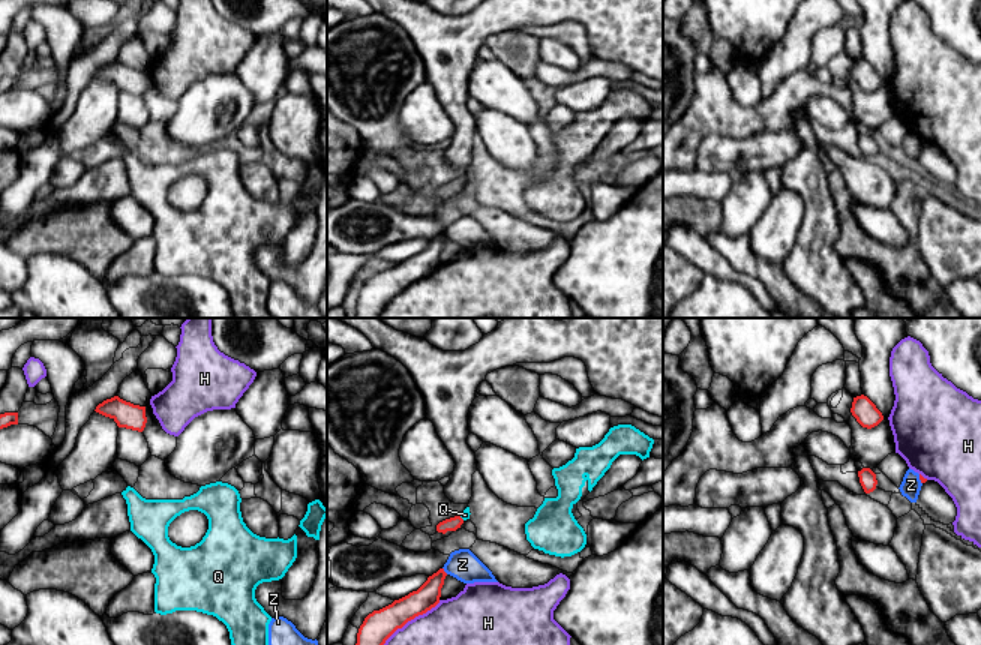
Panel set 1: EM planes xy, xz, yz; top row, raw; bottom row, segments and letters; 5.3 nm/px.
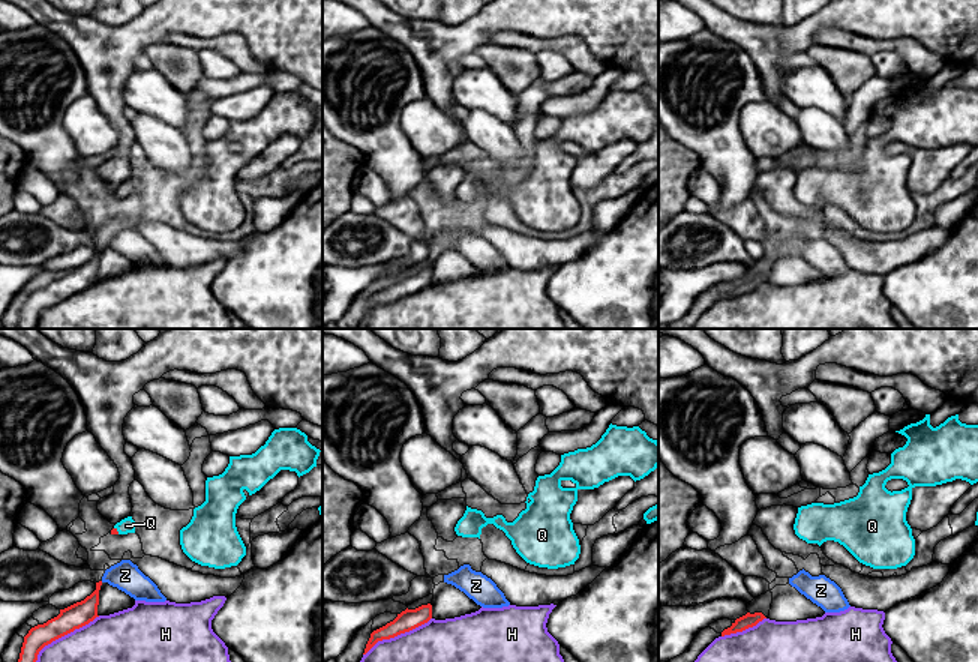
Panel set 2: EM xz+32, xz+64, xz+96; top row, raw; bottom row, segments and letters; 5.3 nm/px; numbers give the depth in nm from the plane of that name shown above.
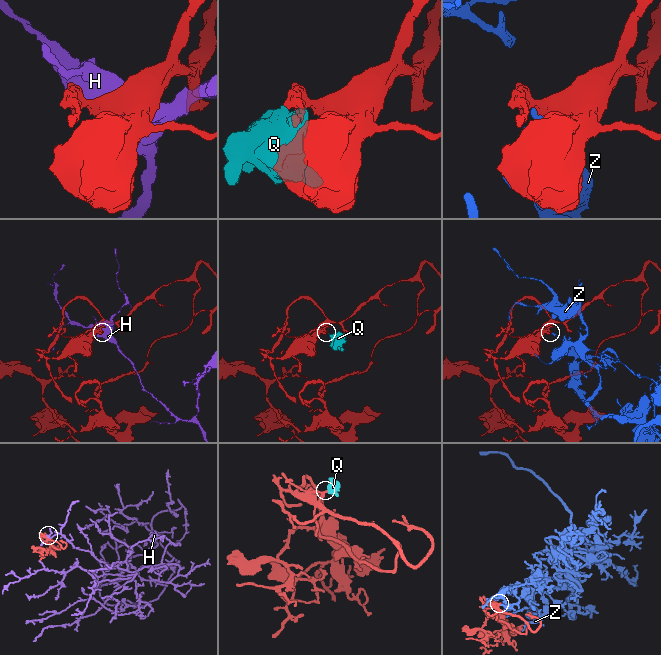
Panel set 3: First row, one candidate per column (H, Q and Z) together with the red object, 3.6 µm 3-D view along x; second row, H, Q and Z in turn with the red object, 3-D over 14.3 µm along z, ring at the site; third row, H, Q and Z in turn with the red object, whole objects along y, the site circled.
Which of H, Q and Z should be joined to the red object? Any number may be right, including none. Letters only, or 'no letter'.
Q

